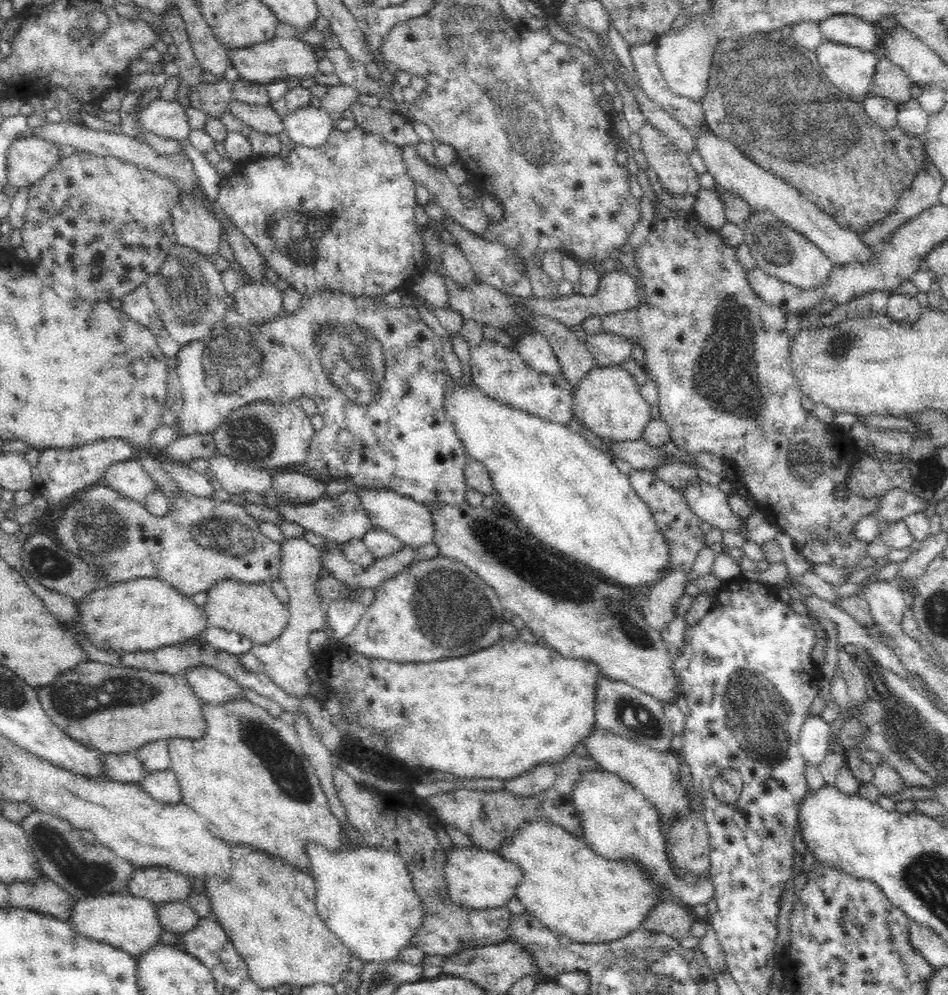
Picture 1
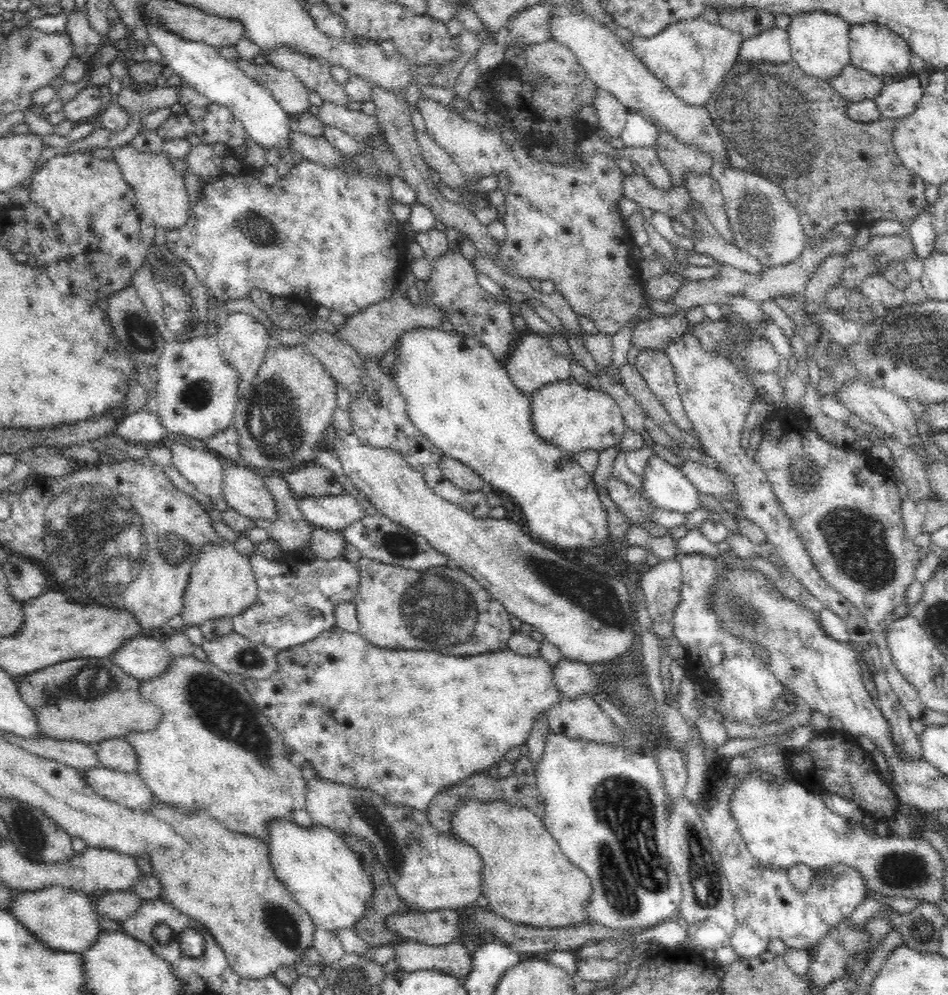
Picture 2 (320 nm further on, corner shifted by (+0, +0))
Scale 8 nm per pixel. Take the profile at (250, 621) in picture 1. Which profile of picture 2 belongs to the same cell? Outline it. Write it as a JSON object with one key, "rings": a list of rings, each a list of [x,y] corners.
{"rings":[[[234,543],[206,544],[191,568],[190,579],[183,594],[180,616],[188,626],[200,626],[212,619],[233,618],[247,610],[258,598],[255,573],[249,557],[238,552]]]}

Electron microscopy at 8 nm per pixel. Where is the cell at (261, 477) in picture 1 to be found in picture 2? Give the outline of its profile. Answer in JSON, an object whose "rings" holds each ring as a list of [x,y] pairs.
{"rings":[[[176,440],[169,449],[172,465],[188,482],[212,499],[221,496],[224,467],[229,461],[204,448],[192,447],[188,442],[180,443],[180,440]]]}

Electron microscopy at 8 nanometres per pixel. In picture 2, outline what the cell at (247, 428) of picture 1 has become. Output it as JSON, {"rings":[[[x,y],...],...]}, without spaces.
{"rings":[[[274,344],[268,347],[254,380],[244,388],[235,408],[231,424],[239,435],[240,452],[233,464],[257,470],[263,475],[265,472],[283,475],[292,468],[302,466],[300,463],[314,460],[314,452],[322,447],[323,430],[328,429],[334,410],[339,408],[336,383],[320,359],[316,359],[304,344],[291,347]]]}

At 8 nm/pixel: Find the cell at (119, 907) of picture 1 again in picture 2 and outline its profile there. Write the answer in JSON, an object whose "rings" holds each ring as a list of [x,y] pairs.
{"rings":[[[52,885],[37,891],[21,891],[9,902],[7,911],[14,913],[22,925],[31,930],[39,941],[60,952],[81,953],[98,943],[106,933],[98,925],[100,912],[96,897],[79,889]]]}

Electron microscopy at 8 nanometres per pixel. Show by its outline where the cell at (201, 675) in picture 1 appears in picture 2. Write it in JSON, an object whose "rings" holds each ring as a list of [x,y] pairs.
{"rings":[[[140,637],[128,640],[109,660],[130,677],[143,681],[162,676],[172,658],[174,655],[156,637]]]}

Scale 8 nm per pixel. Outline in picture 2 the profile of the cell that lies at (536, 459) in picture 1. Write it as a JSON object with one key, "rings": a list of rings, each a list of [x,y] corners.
{"rings":[[[414,328],[407,333],[400,335],[393,346],[396,351],[396,362],[392,364],[392,369],[395,371],[395,380],[398,381],[398,387],[402,391],[403,396],[406,396],[408,416],[415,424],[415,427],[434,445],[439,448],[444,456],[450,456],[452,459],[458,460],[462,464],[466,464],[472,468],[474,472],[482,475],[485,482],[489,482],[493,488],[498,488],[502,492],[506,492],[510,498],[524,512],[524,518],[528,520],[528,528],[530,528],[530,536],[532,538],[542,538],[546,542],[554,542],[562,548],[594,548],[594,546],[606,546],[610,542],[610,531],[608,530],[608,519],[606,518],[606,509],[602,506],[602,501],[598,500],[598,489],[596,483],[578,464],[568,462],[566,458],[566,449],[562,445],[554,443],[552,440],[543,440],[538,433],[534,431],[534,424],[531,423],[531,400],[529,396],[520,392],[520,389],[515,387],[508,376],[507,370],[503,361],[496,359],[486,345],[482,344],[478,339],[465,335],[464,333],[455,333],[440,329]]]}

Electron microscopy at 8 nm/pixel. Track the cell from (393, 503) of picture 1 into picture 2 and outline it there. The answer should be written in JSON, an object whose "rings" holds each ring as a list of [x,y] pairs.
{"rings":[[[346,491],[340,496],[296,498],[296,502],[306,520],[331,531],[343,531],[368,515]]]}

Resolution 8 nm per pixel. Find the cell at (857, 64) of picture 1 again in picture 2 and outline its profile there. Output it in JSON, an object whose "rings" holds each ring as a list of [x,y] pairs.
{"rings":[[[822,11],[803,12],[790,16],[787,28],[790,45],[790,58],[800,65],[804,74],[816,77],[822,82],[832,82],[851,62],[850,23],[838,15],[830,15]]]}

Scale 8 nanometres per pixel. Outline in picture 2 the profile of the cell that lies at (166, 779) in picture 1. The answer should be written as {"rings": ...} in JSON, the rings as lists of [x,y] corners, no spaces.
{"rings":[[[104,766],[84,770],[86,781],[104,798],[109,798],[126,808],[147,811],[150,807],[158,807],[156,794],[148,789],[146,780],[137,772],[116,772]]]}

